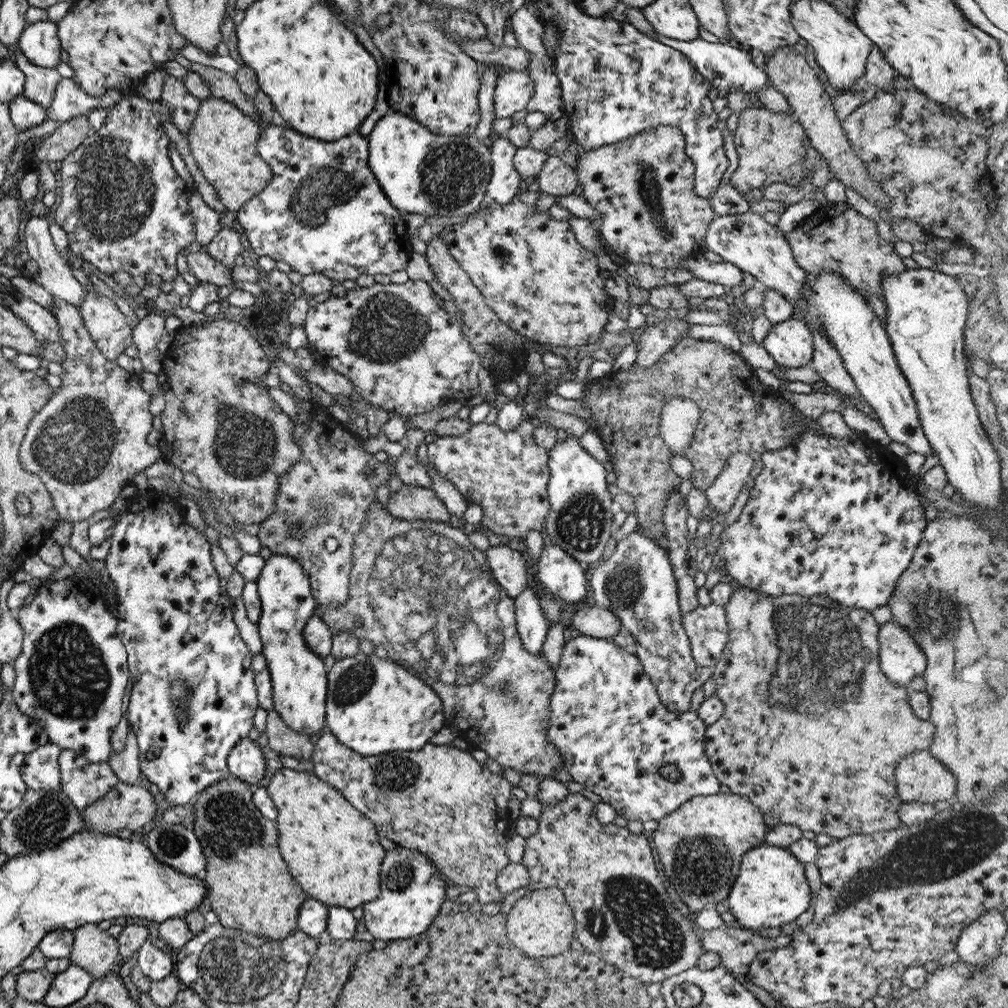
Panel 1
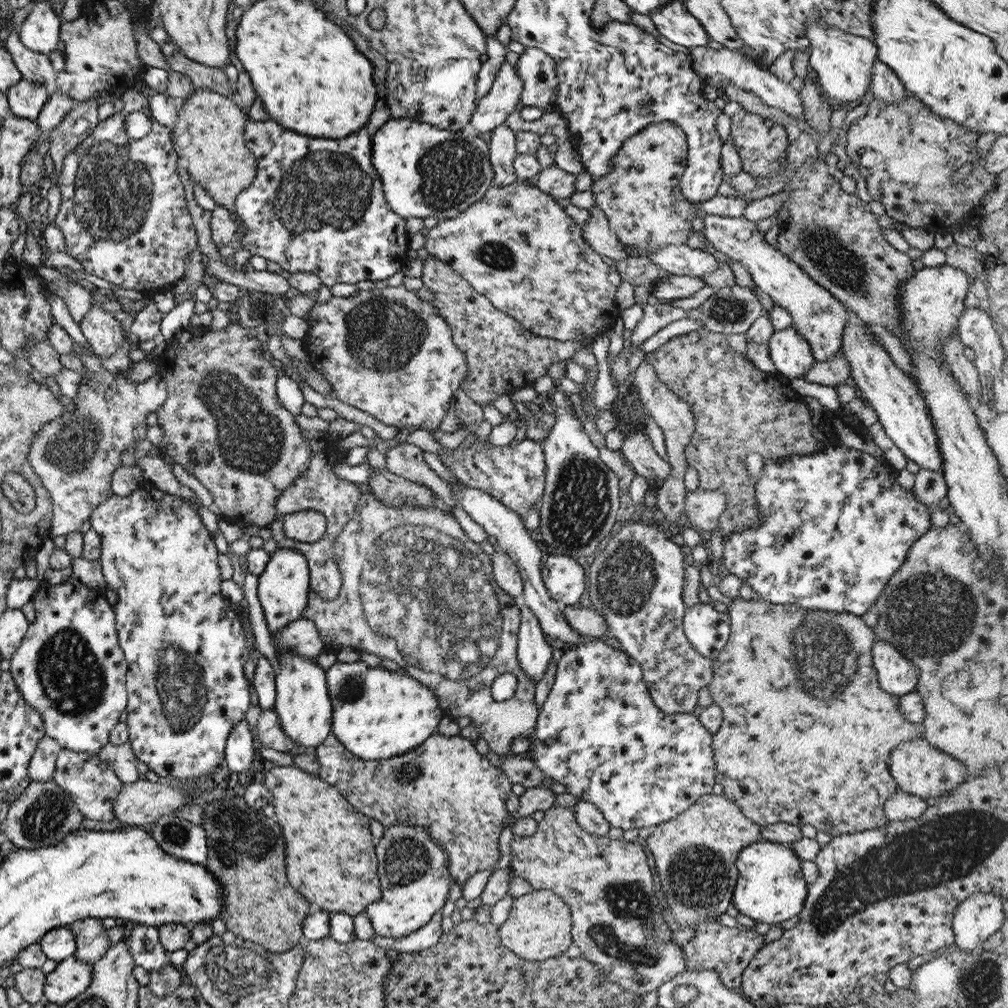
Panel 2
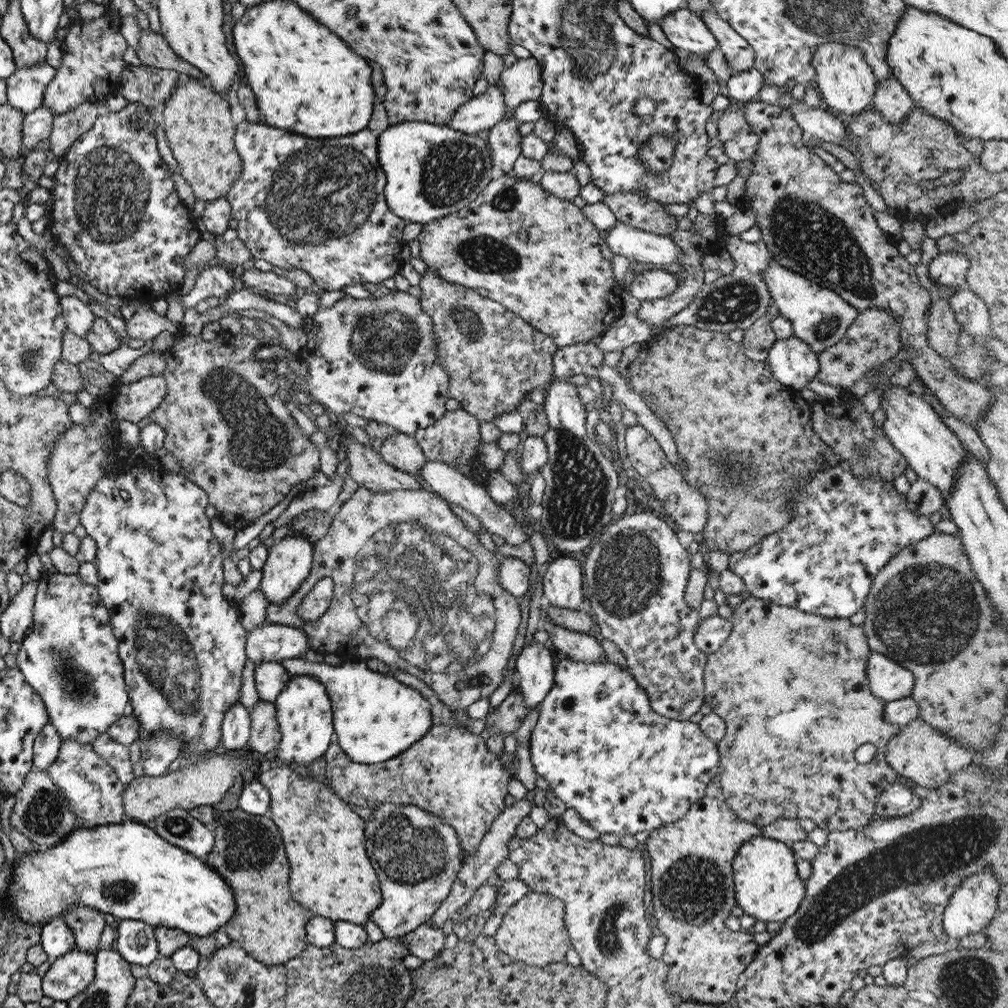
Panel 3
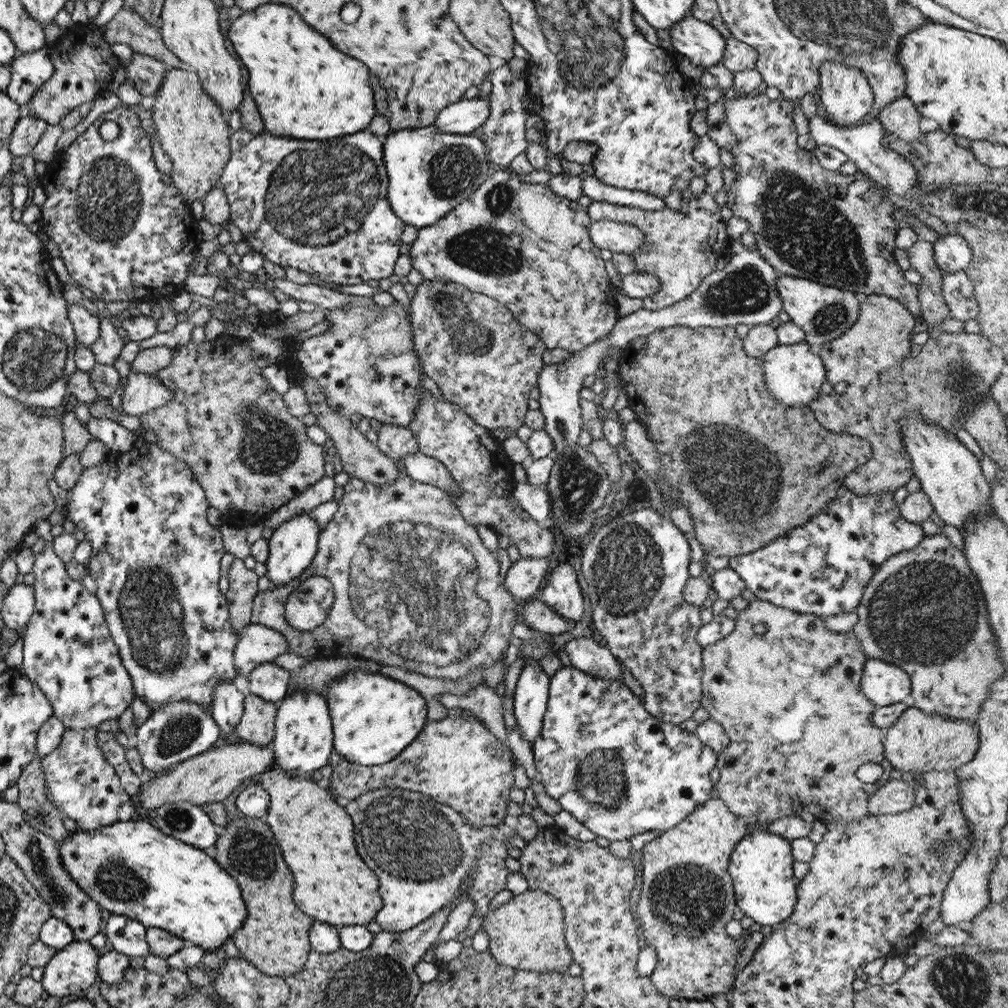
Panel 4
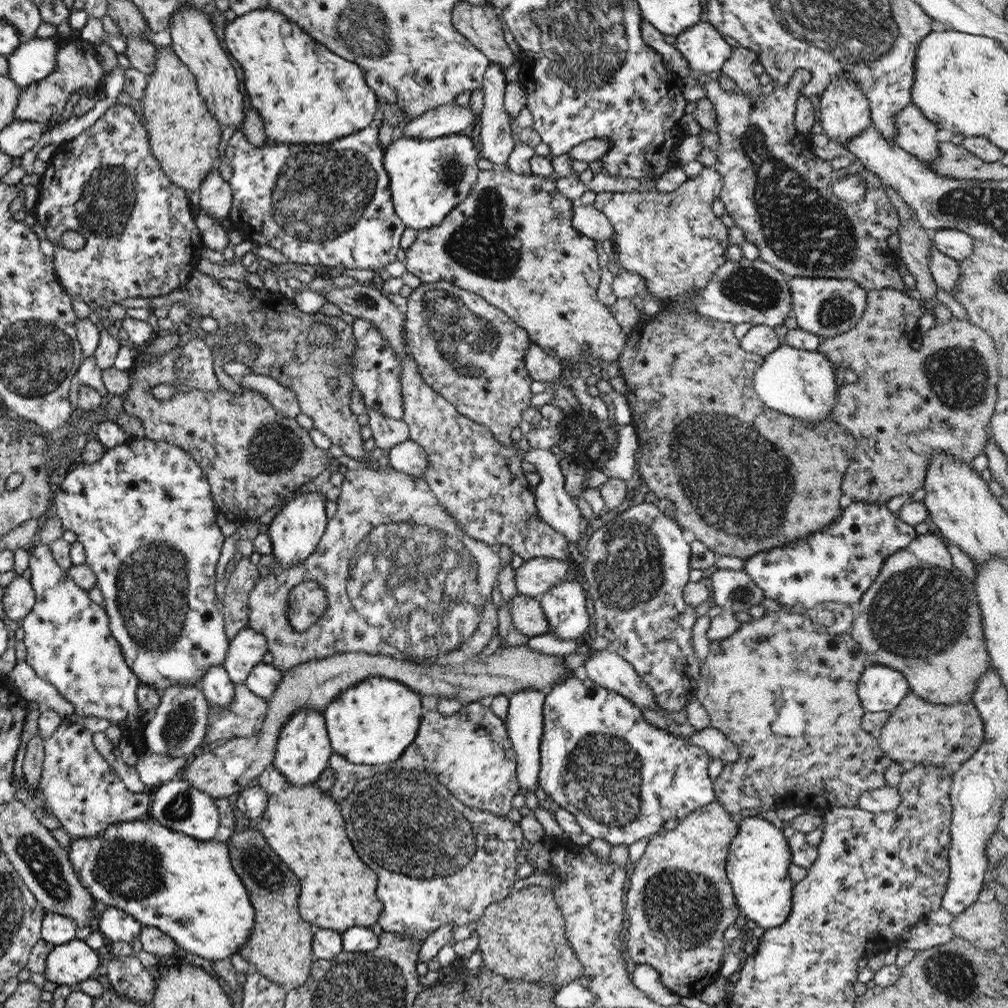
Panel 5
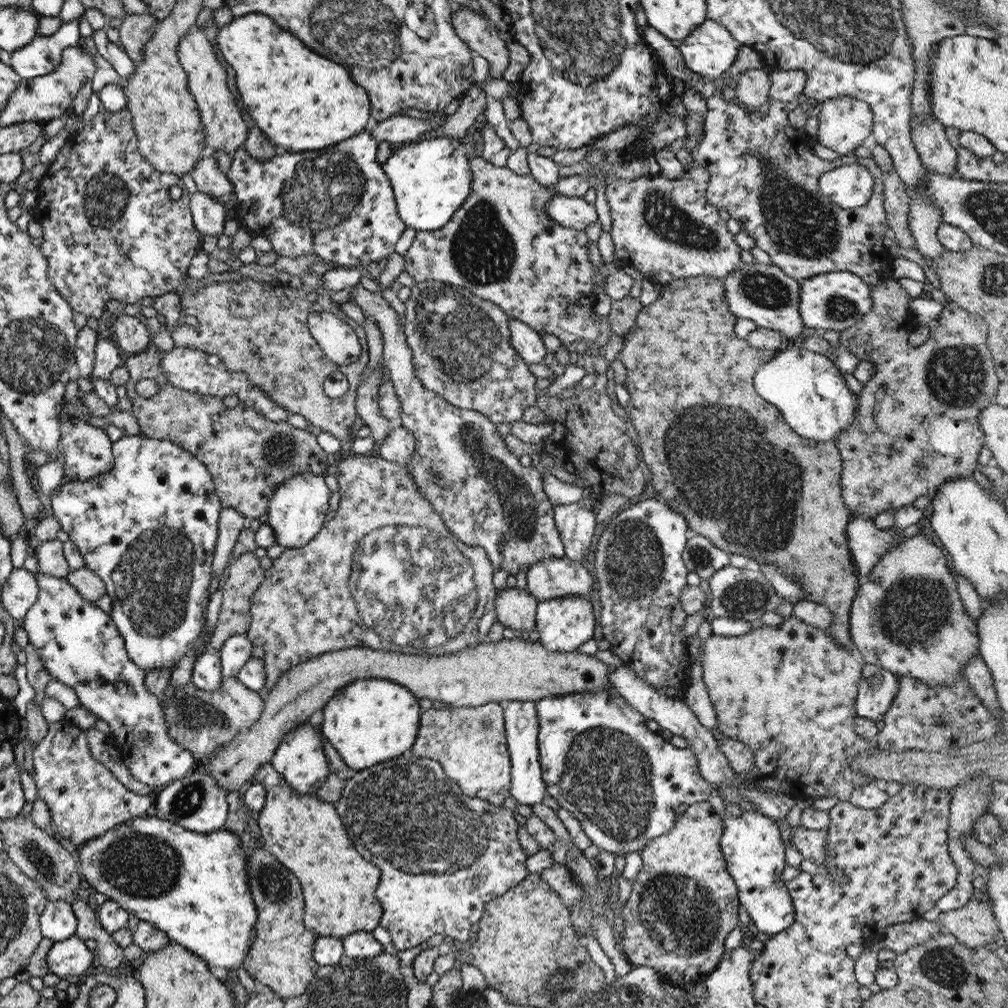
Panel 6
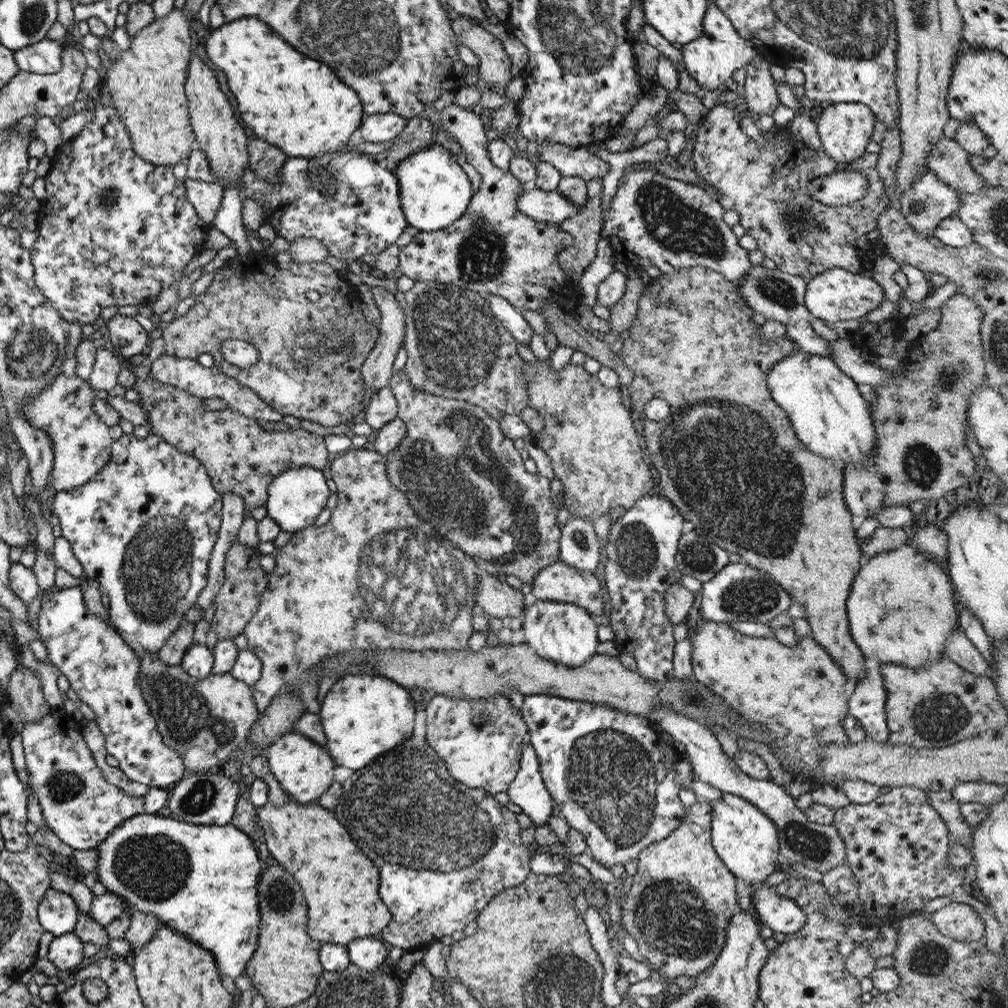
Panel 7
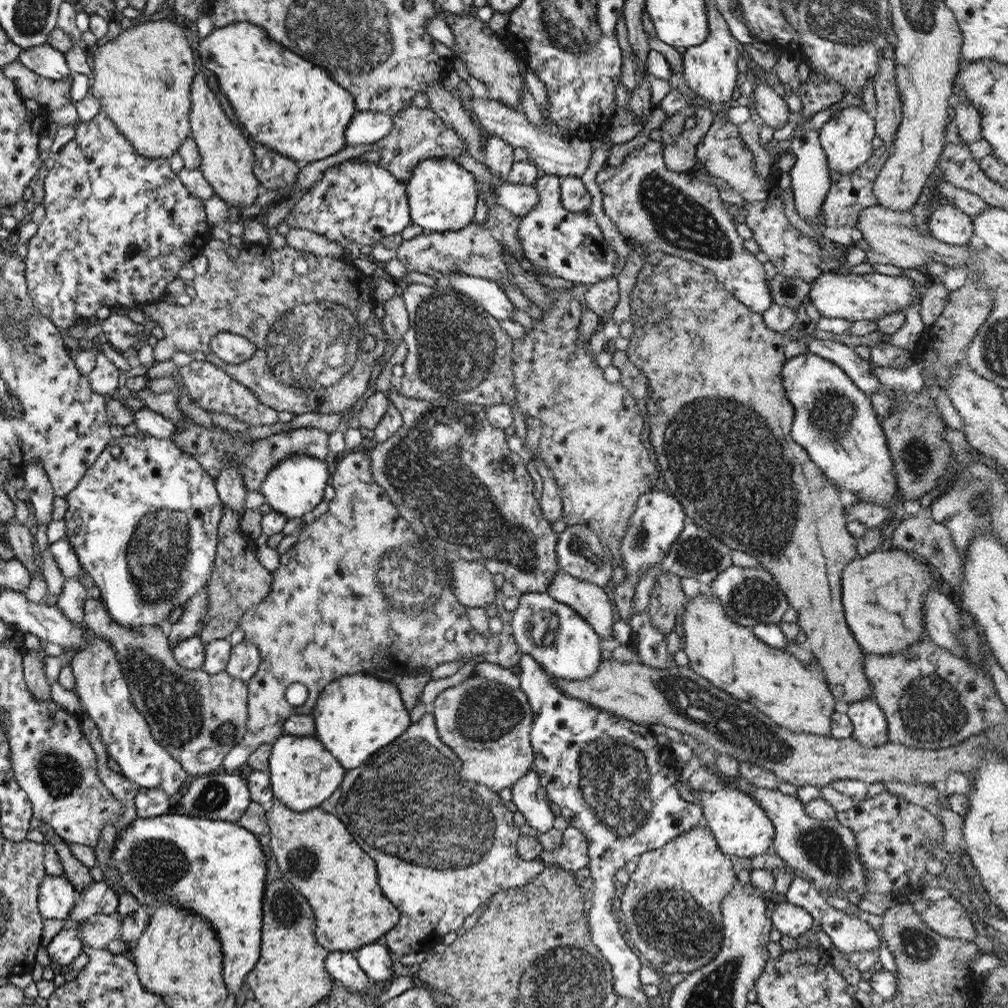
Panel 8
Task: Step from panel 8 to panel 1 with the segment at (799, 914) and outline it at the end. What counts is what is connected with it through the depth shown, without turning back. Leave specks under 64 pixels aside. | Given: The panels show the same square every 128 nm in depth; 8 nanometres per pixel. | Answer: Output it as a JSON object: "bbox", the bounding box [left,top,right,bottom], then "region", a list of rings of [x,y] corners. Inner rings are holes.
{"bbox":[726,844,811,932],"region":[[[759,844],[741,855],[738,874],[726,898],[727,910],[734,920],[753,932],[795,920],[811,902],[803,865],[787,848],[765,844]]]}

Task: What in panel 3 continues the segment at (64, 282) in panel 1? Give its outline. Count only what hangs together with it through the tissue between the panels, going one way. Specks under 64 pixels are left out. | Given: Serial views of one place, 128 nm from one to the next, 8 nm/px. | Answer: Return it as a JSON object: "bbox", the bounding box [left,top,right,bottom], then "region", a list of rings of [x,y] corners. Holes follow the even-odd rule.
{"bbox":[58,295,95,339],"region":[[[74,295],[62,296],[58,301],[66,330],[78,338],[85,339],[85,335],[88,334],[89,328],[93,326],[93,320],[95,320],[93,312]]]}

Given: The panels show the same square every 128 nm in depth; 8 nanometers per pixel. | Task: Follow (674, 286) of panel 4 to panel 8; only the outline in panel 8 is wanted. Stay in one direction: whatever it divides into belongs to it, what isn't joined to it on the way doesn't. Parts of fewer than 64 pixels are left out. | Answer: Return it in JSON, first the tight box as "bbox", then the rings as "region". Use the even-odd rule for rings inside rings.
{"bbox":[594,139,771,315],"region":[[[649,139],[639,148],[625,154],[621,163],[616,166],[603,164],[595,174],[594,181],[601,192],[603,213],[609,217],[629,247],[634,242],[644,244],[644,259],[650,259],[653,254],[665,254],[703,266],[733,298],[747,306],[752,313],[762,315],[771,305],[771,293],[767,289],[768,280],[765,279],[763,266],[753,253],[744,250],[743,241],[735,230],[736,221],[728,214],[725,205],[721,204],[717,186],[695,179],[690,172],[669,170],[663,162],[661,145],[658,142]]]}

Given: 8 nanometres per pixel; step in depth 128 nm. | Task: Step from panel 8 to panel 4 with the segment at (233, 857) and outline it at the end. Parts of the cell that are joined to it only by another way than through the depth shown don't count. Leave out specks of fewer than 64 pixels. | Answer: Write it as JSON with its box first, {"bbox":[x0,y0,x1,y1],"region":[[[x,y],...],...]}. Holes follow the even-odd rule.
{"bbox":[58,817,245,950],"region":[[[138,817],[134,821],[115,822],[97,830],[76,830],[58,842],[59,859],[77,886],[89,895],[99,908],[109,913],[136,920],[145,928],[157,928],[181,940],[187,940],[201,950],[215,950],[231,938],[245,920],[245,903],[237,883],[217,865],[205,851],[167,836]]]}

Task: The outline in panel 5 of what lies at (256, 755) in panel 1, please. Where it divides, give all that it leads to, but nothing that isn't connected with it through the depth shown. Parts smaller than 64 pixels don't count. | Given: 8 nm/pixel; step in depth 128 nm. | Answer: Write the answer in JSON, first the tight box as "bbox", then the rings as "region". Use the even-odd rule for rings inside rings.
{"bbox":[198,665,234,708],"region":[[[221,665],[207,667],[198,684],[204,700],[210,706],[224,708],[232,700],[234,684],[229,681],[229,676]]]}

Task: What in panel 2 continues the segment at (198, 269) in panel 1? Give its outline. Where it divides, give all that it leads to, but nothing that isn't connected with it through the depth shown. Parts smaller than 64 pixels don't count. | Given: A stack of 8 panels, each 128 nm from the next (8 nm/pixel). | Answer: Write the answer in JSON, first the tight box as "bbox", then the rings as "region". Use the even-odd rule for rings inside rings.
{"bbox":[176,164,289,295],"region":[[[176,164],[177,174],[179,176],[179,180],[181,181],[183,187],[183,194],[185,205],[187,206],[187,211],[189,212],[192,226],[196,231],[196,238],[198,239],[197,248],[200,250],[201,257],[203,257],[204,262],[206,262],[206,272],[207,275],[211,275],[219,282],[225,282],[226,284],[231,284],[232,286],[238,287],[239,289],[247,289],[247,290],[257,290],[257,292],[264,292],[267,294],[278,294],[284,295],[287,290],[289,290],[288,280],[282,278],[279,274],[275,274],[273,272],[268,272],[266,269],[261,270],[261,272],[256,272],[255,270],[246,270],[246,269],[237,269],[234,271],[233,268],[226,266],[225,262],[221,260],[221,256],[218,254],[214,243],[211,241],[210,238],[210,229],[209,229],[209,218],[210,212],[207,210],[202,210],[196,205],[196,202],[193,198],[193,189],[192,189],[192,182],[190,176],[186,172],[185,169],[179,167]]]}

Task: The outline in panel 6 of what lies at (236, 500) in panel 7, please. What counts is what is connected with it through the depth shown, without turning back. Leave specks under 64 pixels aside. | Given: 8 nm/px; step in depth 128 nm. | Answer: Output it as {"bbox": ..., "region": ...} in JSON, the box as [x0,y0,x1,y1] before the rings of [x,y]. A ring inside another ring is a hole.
{"bbox":[211,507,247,580],"region":[[[231,507],[219,511],[215,551],[211,561],[211,578],[221,580],[223,568],[231,560],[233,547],[241,530],[247,525],[247,518]]]}

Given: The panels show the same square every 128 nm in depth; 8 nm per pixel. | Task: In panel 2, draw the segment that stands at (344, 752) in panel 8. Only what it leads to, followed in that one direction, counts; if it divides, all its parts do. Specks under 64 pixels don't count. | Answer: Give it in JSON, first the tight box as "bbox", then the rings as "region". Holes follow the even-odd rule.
{"bbox":[241,570,443,760],"region":[[[246,570],[245,575],[243,575],[243,585],[241,585],[241,590],[243,591],[242,601],[247,609],[247,618],[252,630],[254,647],[257,648],[265,659],[269,660],[271,666],[275,668],[275,674],[277,674],[277,668],[279,668],[278,660],[259,600],[256,596],[257,583],[258,578]],[[336,660],[325,671],[325,681],[332,707],[331,734],[353,757],[360,760],[386,760],[419,746],[436,731],[443,716],[433,694],[413,677],[383,667],[370,667],[357,660]]]}

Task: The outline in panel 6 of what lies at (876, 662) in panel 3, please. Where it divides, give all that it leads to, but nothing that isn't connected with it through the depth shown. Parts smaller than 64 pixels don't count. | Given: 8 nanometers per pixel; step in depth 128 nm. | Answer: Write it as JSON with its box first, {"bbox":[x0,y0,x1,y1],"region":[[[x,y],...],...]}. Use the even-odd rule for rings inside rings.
{"bbox":[854,664,897,725],"region":[[[870,664],[861,667],[860,674],[854,701],[856,717],[865,718],[879,725],[896,694],[897,675]]]}

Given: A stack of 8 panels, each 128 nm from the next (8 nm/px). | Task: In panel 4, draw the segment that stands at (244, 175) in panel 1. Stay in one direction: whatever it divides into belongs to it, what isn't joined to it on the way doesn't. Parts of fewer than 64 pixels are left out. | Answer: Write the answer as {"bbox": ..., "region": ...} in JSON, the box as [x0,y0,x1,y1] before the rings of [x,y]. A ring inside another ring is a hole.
{"bbox":[150,67,231,206],"region":[[[167,67],[150,111],[153,128],[159,136],[159,146],[171,162],[171,171],[168,176],[179,191],[181,200],[188,206],[196,199],[202,200],[211,188],[218,185],[223,165],[229,159],[231,152],[229,150],[231,130],[227,126],[226,114],[215,104],[215,100],[211,96],[203,92],[195,73],[177,67]]]}

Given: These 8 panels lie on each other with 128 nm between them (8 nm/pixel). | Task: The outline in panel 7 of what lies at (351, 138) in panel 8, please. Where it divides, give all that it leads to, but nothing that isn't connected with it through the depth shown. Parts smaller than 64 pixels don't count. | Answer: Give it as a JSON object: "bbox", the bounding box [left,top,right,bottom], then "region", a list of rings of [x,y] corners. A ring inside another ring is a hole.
{"bbox":[357,113,407,142],"region":[[[375,113],[361,117],[357,127],[363,142],[387,142],[405,129],[407,119],[393,113]]]}

